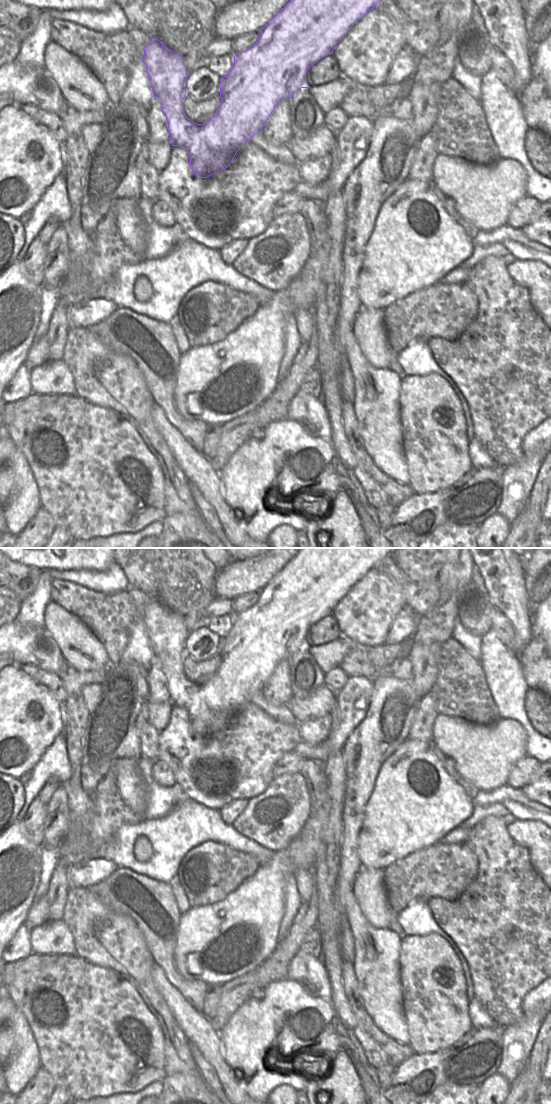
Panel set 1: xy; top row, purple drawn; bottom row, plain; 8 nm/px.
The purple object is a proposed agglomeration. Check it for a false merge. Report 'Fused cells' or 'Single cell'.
Single cell.

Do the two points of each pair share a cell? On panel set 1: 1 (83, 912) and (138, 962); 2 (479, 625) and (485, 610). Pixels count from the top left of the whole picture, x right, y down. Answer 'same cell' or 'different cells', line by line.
1: same cell
2: same cell

